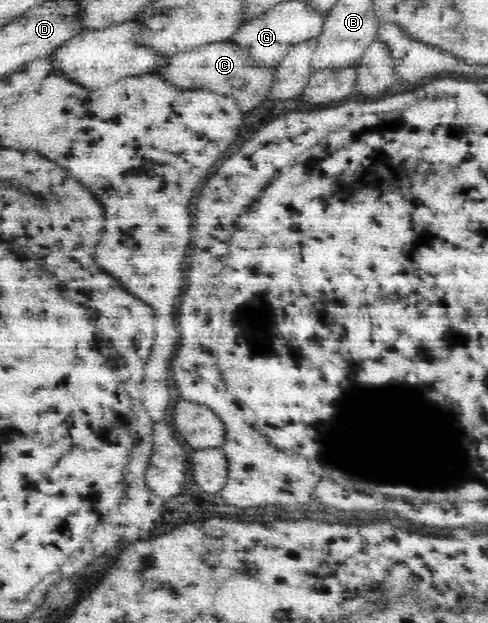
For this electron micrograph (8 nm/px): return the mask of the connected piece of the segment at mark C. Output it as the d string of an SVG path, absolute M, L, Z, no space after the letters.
M229 40L211 42L186 52L167 56L163 67L156 73L179 89L200 89L225 97L232 97L242 112L251 111L261 101L266 101L275 81L276 68L257 66L253 58Z

